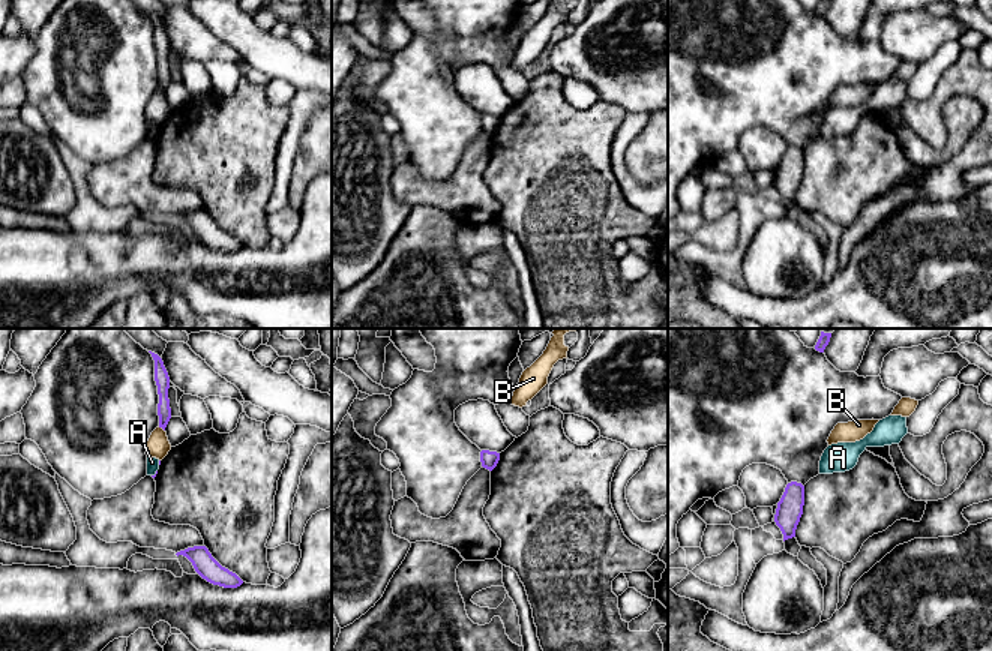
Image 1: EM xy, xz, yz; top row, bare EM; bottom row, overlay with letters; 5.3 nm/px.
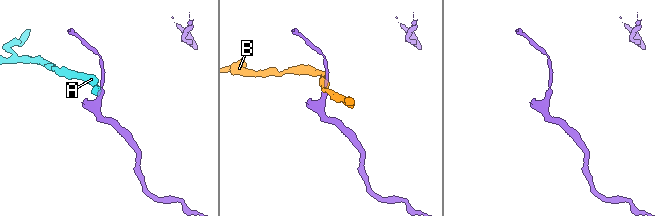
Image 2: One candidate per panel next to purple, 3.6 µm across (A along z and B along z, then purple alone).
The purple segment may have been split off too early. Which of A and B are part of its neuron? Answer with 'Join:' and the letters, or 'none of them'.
Join: none of them

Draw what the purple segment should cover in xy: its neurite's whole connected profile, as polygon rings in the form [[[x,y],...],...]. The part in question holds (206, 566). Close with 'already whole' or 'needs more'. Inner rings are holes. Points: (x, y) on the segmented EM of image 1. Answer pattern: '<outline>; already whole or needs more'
[[[194,546],[176,554],[186,556],[195,572],[213,585],[219,585],[224,588],[237,588],[243,584],[243,580],[228,568],[222,567],[209,552],[206,546]]]; already whole

